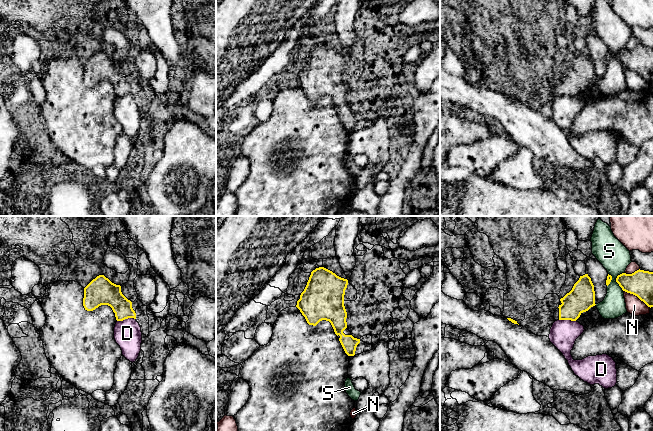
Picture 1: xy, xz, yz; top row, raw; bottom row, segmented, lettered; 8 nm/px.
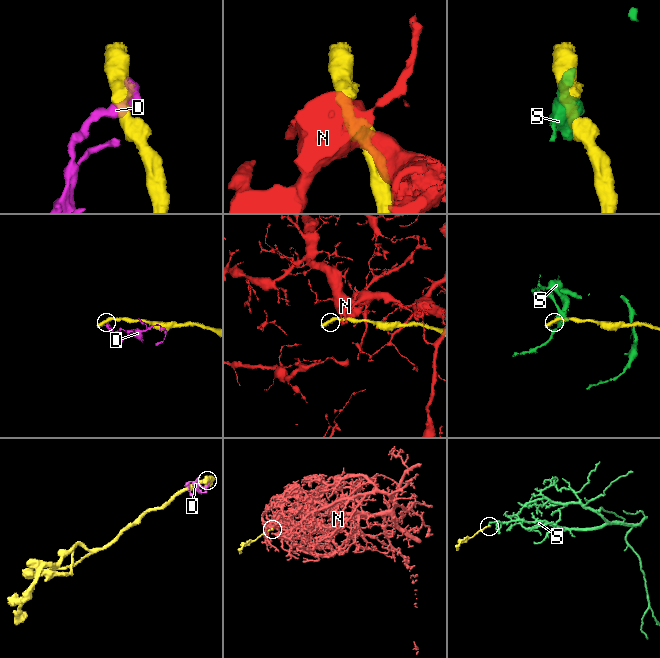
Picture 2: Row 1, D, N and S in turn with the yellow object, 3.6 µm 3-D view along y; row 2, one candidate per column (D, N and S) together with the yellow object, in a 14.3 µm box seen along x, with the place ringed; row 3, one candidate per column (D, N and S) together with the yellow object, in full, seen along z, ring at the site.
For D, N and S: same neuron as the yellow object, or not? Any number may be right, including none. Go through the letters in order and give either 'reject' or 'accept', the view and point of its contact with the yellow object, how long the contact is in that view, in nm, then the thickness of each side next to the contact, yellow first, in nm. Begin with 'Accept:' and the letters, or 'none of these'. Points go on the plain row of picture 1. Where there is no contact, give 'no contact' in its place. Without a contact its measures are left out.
Accept: none of these
D: reject | xy (126, 94) | 150 nm | 190/220 nm
N: reject | yz (637, 72) | 260 nm | 200/140 nm
S: reject | yz (616, 57) | 150 nm | 200/240 nm

